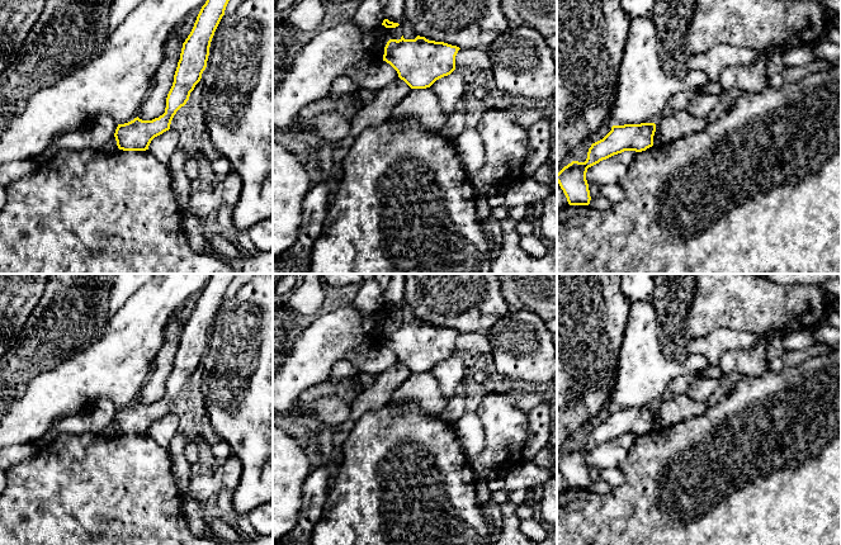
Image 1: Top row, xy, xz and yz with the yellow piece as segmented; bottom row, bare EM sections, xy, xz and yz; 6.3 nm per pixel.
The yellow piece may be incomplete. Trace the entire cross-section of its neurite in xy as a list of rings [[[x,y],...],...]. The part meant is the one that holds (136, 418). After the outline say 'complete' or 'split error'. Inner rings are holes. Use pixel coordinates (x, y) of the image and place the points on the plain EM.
[[[212,274],[202,290],[194,311],[183,327],[173,370],[166,382],[165,397],[152,404],[133,404],[118,408],[114,421],[123,435],[146,435],[151,425],[170,413],[176,395],[186,388],[190,376],[207,351],[214,316],[225,299],[230,283],[237,274]]]; complete

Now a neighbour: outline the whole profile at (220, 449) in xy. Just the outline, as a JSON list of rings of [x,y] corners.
[[[222,439],[216,440],[211,446],[211,452],[218,461],[223,461],[232,455],[231,447]]]

